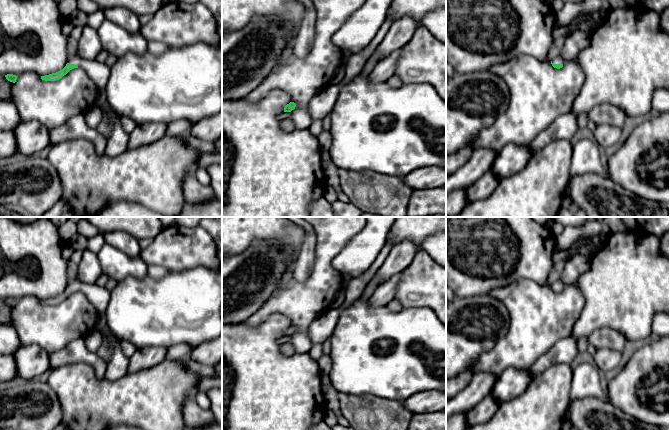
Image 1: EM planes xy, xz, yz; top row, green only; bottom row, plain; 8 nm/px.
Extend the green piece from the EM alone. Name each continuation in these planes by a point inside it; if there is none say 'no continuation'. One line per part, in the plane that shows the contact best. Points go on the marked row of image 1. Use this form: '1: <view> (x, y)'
no continuation

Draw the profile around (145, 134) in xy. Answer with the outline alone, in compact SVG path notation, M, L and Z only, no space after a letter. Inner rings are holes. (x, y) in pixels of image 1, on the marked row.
M158 122L136 125L130 133L129 148L148 145L161 139L165 136L167 125Z

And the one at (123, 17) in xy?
M123 7L103 9L105 19L119 25L131 34L140 33L142 25L139 18L132 11Z

